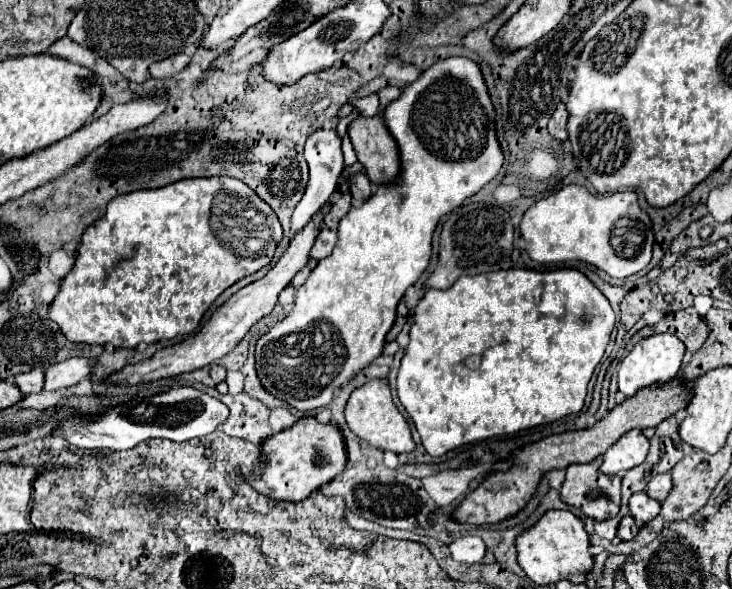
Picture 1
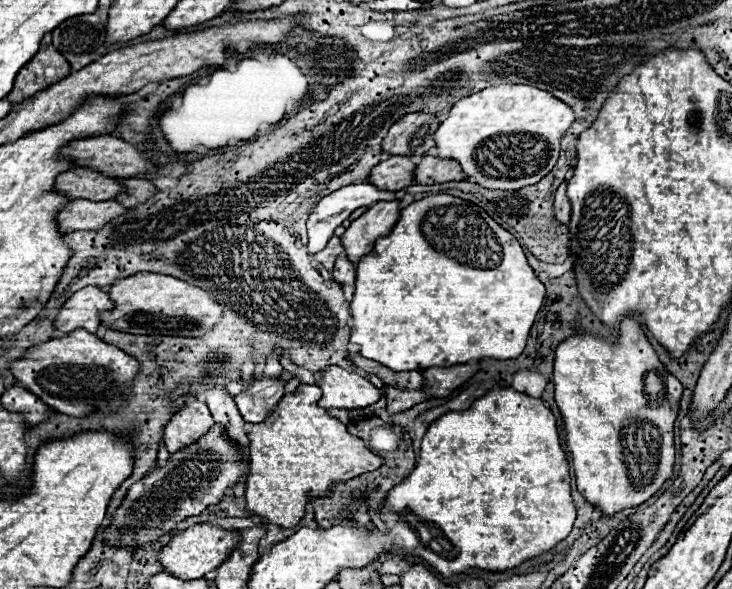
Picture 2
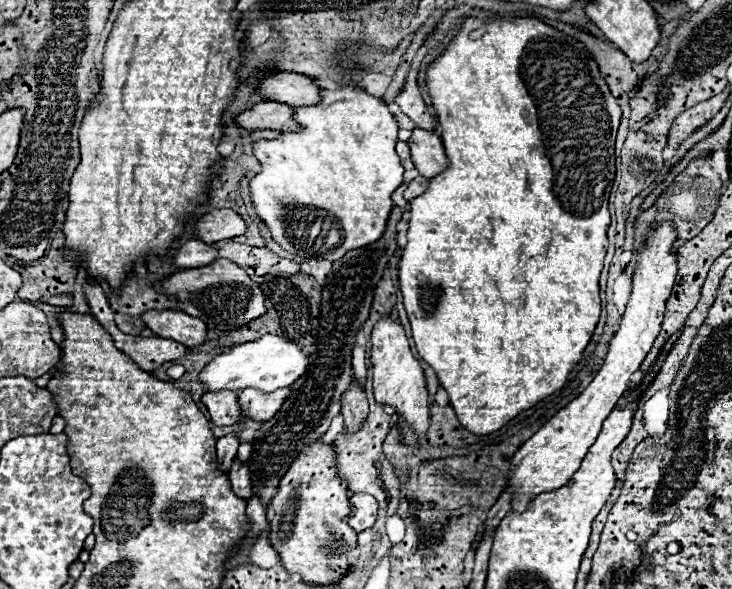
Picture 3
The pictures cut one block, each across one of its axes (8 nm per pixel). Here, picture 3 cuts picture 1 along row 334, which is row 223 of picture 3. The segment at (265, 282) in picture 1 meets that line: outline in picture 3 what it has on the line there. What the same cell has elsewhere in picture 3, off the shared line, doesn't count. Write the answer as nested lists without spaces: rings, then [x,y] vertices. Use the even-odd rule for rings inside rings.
[[[230,208],[210,210],[194,222],[194,236],[206,244],[234,238],[246,232],[244,220]]]

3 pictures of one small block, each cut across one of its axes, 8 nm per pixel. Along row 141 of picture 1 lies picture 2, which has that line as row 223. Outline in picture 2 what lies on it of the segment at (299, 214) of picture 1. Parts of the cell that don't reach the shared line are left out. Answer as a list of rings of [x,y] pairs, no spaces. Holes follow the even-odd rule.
[[[362,182],[362,184],[348,184],[328,196],[324,196],[314,212],[308,216],[308,254],[316,254],[320,252],[334,228],[338,228],[354,210],[362,208],[362,206],[370,206],[374,202],[392,202],[396,200],[394,192],[388,190],[380,190],[370,182]]]

